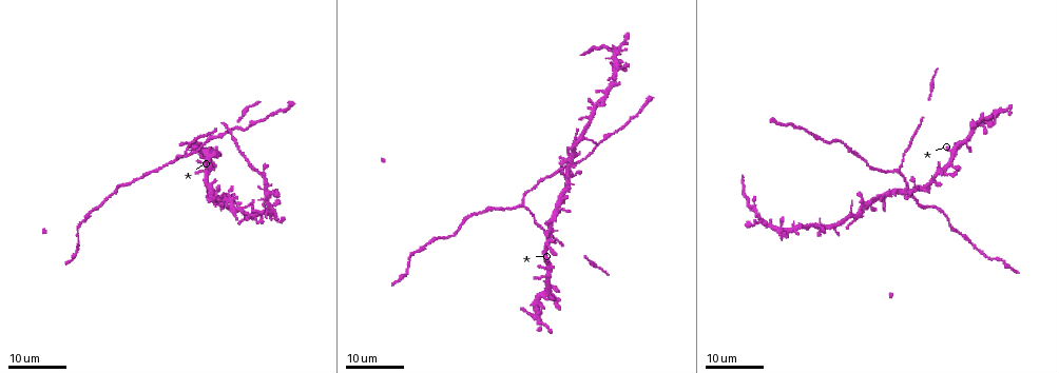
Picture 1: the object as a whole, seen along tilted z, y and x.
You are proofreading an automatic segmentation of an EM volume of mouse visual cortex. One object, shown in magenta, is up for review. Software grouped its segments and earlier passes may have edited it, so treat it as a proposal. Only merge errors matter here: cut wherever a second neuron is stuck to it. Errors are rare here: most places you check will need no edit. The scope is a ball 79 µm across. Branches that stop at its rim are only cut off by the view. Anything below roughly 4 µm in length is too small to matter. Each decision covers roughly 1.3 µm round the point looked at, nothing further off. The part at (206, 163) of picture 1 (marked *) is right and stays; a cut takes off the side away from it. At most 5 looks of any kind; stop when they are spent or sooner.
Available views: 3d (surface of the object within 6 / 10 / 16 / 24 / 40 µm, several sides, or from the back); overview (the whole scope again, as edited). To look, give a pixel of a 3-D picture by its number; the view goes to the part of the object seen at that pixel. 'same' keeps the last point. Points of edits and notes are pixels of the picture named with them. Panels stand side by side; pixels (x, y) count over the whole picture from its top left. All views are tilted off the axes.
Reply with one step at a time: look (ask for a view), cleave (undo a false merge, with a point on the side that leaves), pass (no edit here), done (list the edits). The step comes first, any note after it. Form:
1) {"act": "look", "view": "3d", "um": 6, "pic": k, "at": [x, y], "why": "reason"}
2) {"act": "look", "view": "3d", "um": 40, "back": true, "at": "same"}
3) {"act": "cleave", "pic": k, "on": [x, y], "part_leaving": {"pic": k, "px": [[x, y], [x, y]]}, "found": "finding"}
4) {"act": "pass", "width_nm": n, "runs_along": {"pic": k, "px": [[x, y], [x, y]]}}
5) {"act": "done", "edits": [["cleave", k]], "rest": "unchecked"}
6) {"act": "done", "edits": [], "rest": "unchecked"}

{"act": "look", "view": "3d", "um": 24, "pic": 1, "at": [956, 153], "why": "two arms in line, one across"}

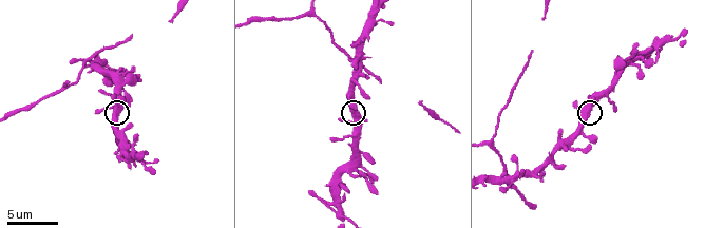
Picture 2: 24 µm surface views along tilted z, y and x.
{"act": "look", "view": "3d", "um": 10, "pic": 2, "at": [589, 107], "why": "closer look"}

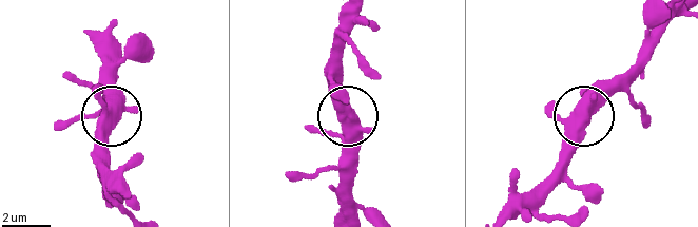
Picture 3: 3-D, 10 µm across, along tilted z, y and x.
{"act": "pass", "found": "continuous, no second neuron"}

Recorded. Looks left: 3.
{"act": "look", "view": "3d", "um": 10, "pic": 2, "at": [311, 11], "why": "three arms meet"}

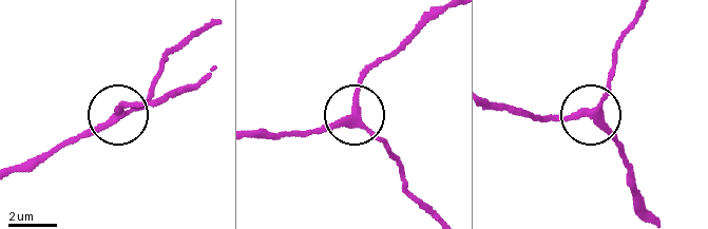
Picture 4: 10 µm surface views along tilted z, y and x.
{"act": "pass", "width_nm": 270, "found": "all the same neuron"}

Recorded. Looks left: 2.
{"act": "look", "view": "3d", "um": 10, "pic": 2, "at": [619, 69], "why": "three-way junction"}

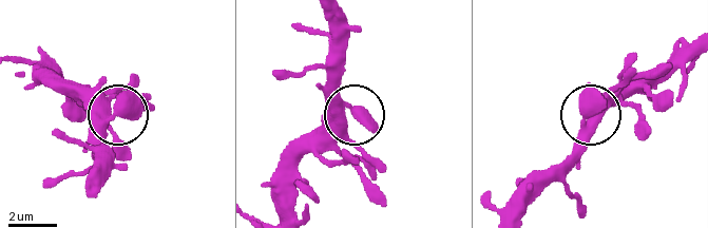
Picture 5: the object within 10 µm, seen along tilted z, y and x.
{"act": "look", "view": "3d", "um": 10, "back": true, "pic": 5, "at": [114, 109]}

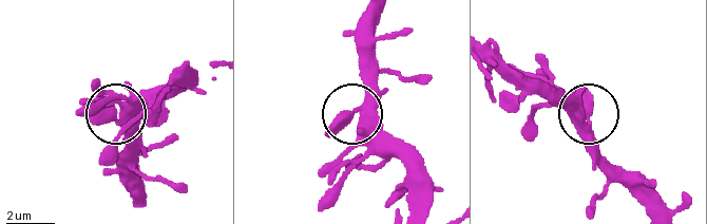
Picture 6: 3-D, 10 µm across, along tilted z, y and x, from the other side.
{"act": "pass", "width_nm": 510, "found": "all the same neuron"}

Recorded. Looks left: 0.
{"act": "done", "edits": [], "rest": "unchecked"}

